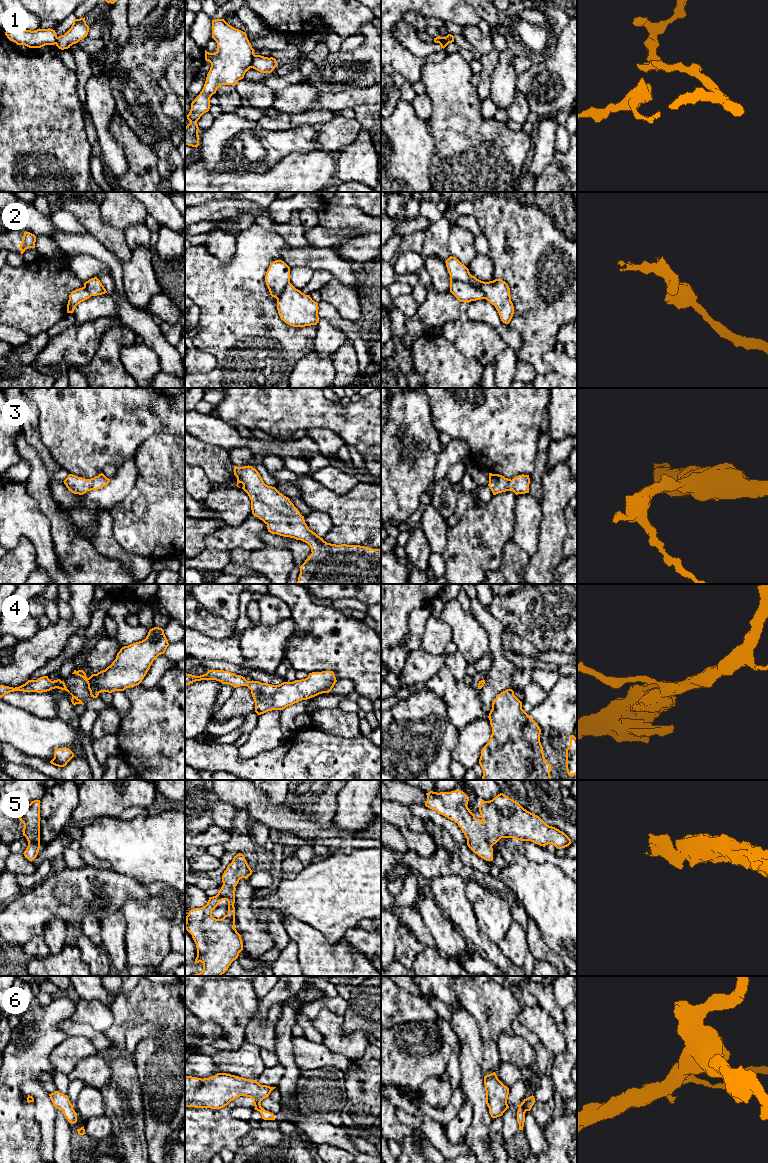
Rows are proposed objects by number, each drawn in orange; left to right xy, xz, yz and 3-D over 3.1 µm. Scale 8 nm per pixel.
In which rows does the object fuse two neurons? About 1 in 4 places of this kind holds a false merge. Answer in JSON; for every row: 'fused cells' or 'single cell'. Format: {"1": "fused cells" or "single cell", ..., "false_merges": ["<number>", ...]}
{"1": "fused cells", "2": "fused cells", "3": "single cell", "4": "single cell", "5": "single cell", "6": "single cell", "false_merges": ["1", "2"]}

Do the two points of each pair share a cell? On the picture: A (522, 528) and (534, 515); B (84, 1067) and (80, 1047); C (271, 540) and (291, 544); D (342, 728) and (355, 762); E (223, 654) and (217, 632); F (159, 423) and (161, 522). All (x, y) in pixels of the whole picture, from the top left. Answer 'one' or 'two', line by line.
A: one
B: two
C: one
D: two
E: two
F: two

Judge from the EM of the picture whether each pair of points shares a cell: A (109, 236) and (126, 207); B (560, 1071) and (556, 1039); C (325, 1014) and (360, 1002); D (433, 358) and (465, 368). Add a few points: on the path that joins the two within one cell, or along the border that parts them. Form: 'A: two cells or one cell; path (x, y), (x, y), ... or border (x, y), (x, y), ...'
A: two cells; border (100, 208), (102, 221), (123, 232)
B: two cells; border (565, 1032), (565, 1049), (551, 1057)
C: two cells; border (342, 1016), (343, 1029), (345, 1031), (361, 1031)
D: one cell; path (441, 360), (449, 368), (457, 368)

